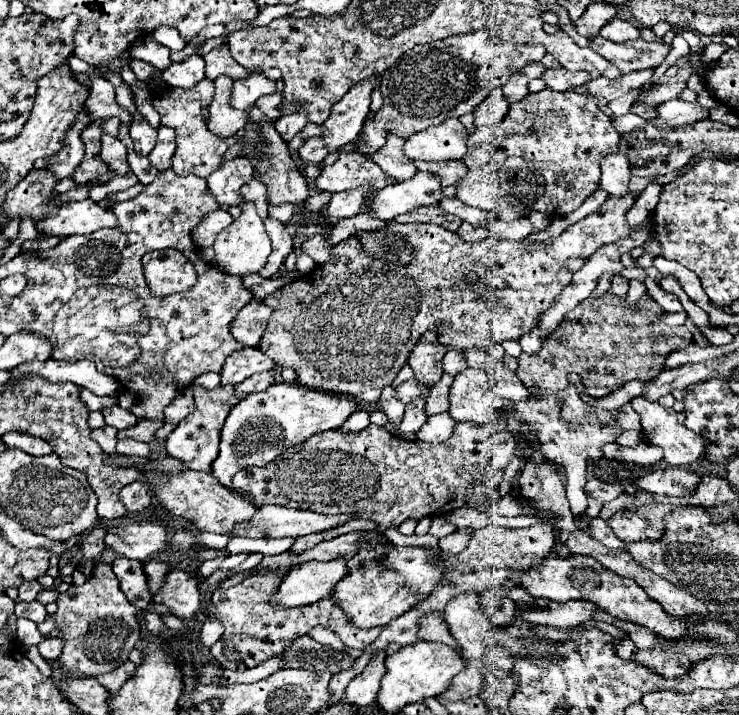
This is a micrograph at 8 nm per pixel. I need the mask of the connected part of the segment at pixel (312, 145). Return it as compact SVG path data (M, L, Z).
M321 136L309 138L309 140L299 148L299 156L301 156L301 160L313 162L313 164L321 164L323 158L327 156L327 150L325 150L325 144L323 144Z

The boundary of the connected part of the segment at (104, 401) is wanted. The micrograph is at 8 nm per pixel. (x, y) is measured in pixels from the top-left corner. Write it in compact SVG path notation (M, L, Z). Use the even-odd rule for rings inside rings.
M85 388L81 390L81 400L87 404L89 410L103 410L107 406L117 404L117 396L97 396Z

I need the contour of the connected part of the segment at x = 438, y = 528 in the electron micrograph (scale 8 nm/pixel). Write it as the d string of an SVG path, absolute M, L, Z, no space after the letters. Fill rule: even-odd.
M435 516L431 522L431 528L429 528L429 534L433 534L435 538L443 538L443 536L451 534L453 530L457 530L457 528L453 524L449 524L445 520L445 516Z

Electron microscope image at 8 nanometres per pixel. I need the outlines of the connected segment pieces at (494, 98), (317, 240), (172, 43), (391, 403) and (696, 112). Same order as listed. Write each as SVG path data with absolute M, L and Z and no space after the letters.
M495 88L473 112L475 116L475 126L485 126L485 124L501 124L505 118L505 112L509 108L509 102L505 100L501 88Z
M329 234L313 236L307 242L303 242L303 252L307 252L317 264L323 264L331 258L331 246L327 244L327 236Z
M157 28L151 36L155 42L159 42L171 50L181 50L185 46L185 42L181 40L181 36L175 28Z
M381 398L381 400L377 402L377 406L387 414L387 418L389 418L389 422L391 422L391 424L397 424L397 420L401 420L401 418L403 418L405 404L403 404L403 402L399 402L399 400L395 400L395 398L391 398L391 400Z
M669 100L659 106L659 118L651 120L653 124L667 124L667 126L687 126L699 120L707 120L709 110L703 108L699 102L683 102L683 100Z

